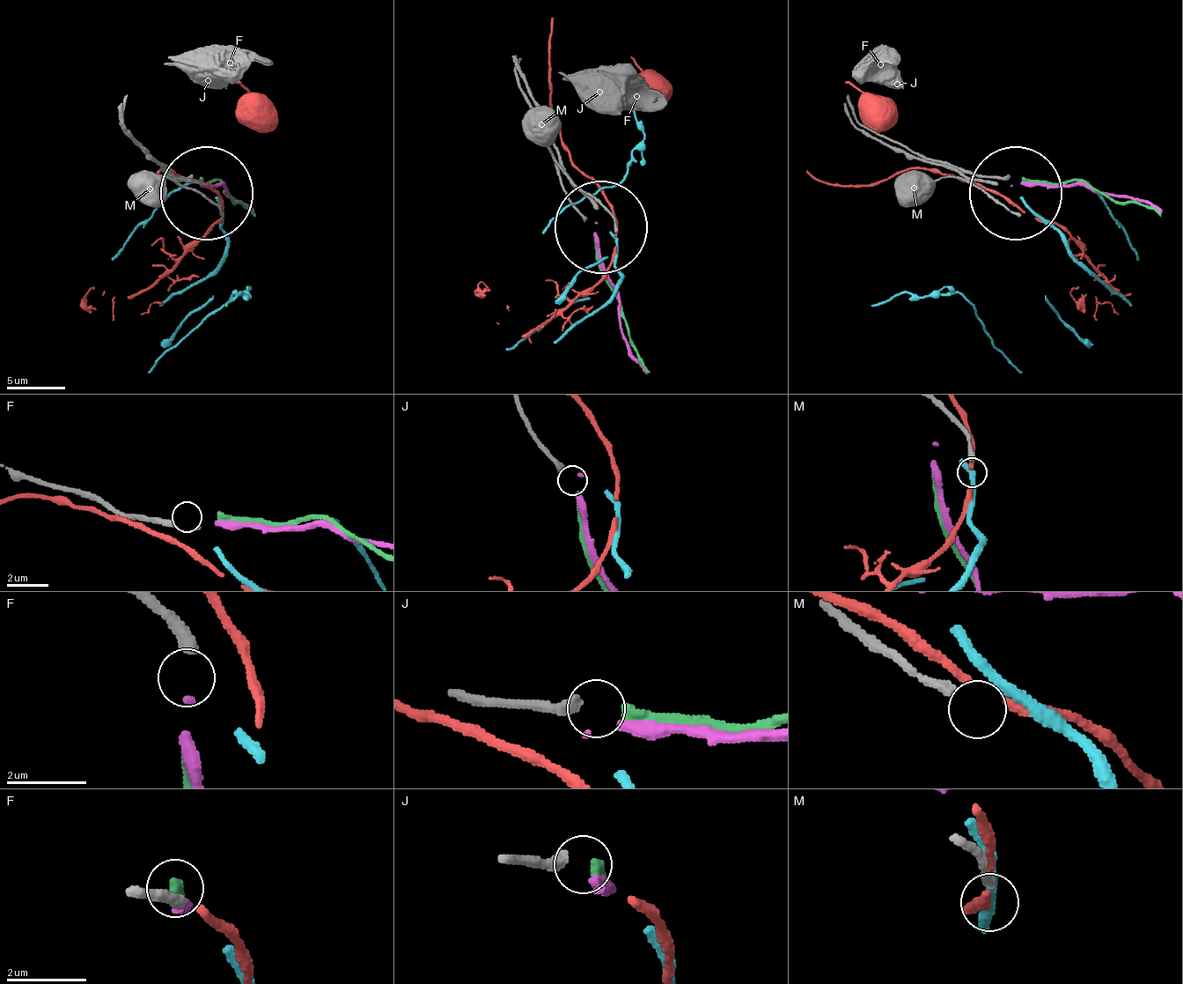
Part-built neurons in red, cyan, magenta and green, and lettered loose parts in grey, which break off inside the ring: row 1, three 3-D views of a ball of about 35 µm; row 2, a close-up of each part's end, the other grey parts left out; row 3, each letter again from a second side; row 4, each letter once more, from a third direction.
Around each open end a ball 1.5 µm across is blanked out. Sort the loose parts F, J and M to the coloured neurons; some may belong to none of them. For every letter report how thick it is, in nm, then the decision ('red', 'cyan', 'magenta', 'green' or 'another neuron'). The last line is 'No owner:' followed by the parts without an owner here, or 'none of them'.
F: 320 nm thick; magenta
J: 280 nm thick; green
M: 220 nm thick; another neuron
No owner: M

